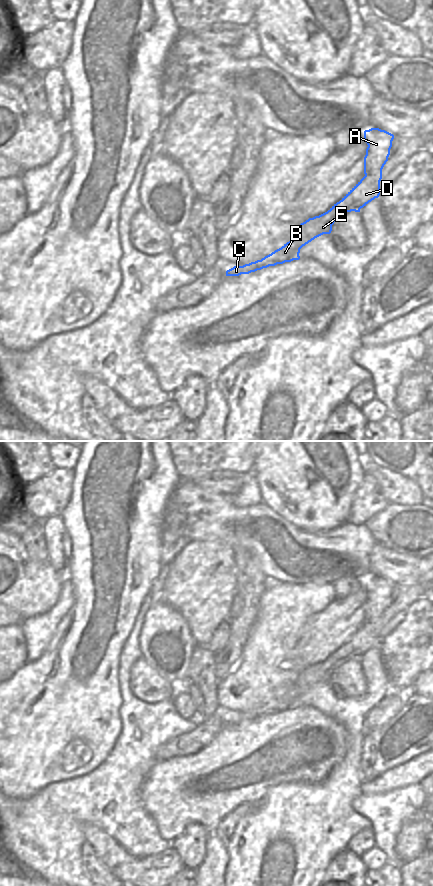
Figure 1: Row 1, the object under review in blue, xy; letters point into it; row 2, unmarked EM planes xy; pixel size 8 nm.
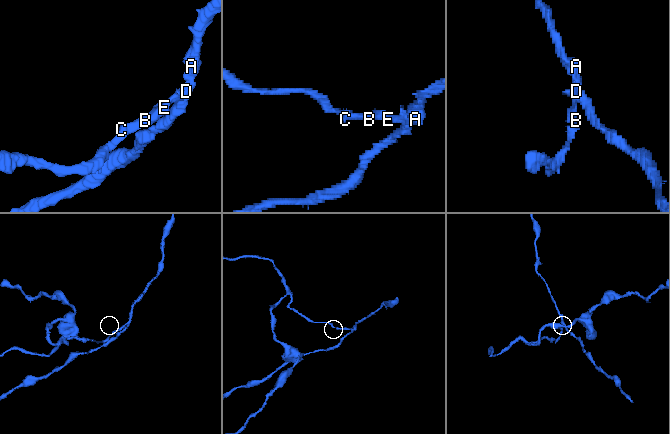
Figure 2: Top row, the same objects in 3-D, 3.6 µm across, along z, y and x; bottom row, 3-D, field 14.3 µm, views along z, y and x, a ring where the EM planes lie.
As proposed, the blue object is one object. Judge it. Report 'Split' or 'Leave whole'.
Split.

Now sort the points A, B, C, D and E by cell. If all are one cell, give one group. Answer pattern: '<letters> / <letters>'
A / B C D E

